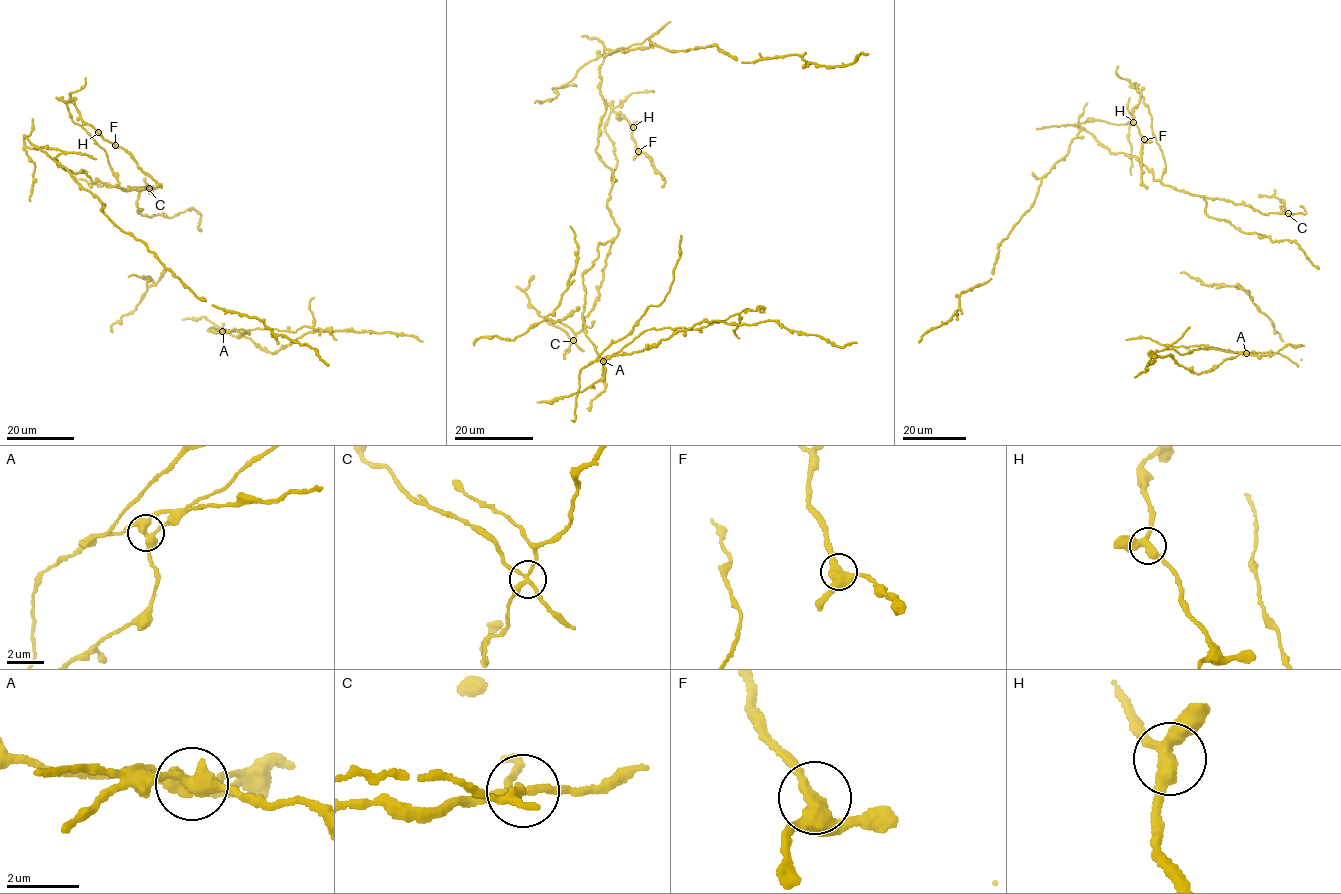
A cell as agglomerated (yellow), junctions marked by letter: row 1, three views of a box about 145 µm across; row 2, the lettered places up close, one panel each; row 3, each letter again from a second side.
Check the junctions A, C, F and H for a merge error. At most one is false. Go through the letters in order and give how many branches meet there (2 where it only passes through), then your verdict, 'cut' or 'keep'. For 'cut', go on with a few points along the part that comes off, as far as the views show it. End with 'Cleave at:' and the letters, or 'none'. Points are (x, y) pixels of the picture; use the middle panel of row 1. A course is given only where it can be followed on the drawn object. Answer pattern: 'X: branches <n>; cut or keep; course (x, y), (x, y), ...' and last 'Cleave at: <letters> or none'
A: branches 4; cut; course (602, 361), (646, 330), (664, 327), (698, 330), (737, 313), (740, 321), (734, 330), (739, 338)
C: branches 4; keep
F: branches 3; keep
H: branches 3; keep
Cleave at: A

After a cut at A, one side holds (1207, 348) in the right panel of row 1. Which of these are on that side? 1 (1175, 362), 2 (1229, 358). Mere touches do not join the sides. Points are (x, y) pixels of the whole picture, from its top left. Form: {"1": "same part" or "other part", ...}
{"1": "other part", "2": "other part"}

